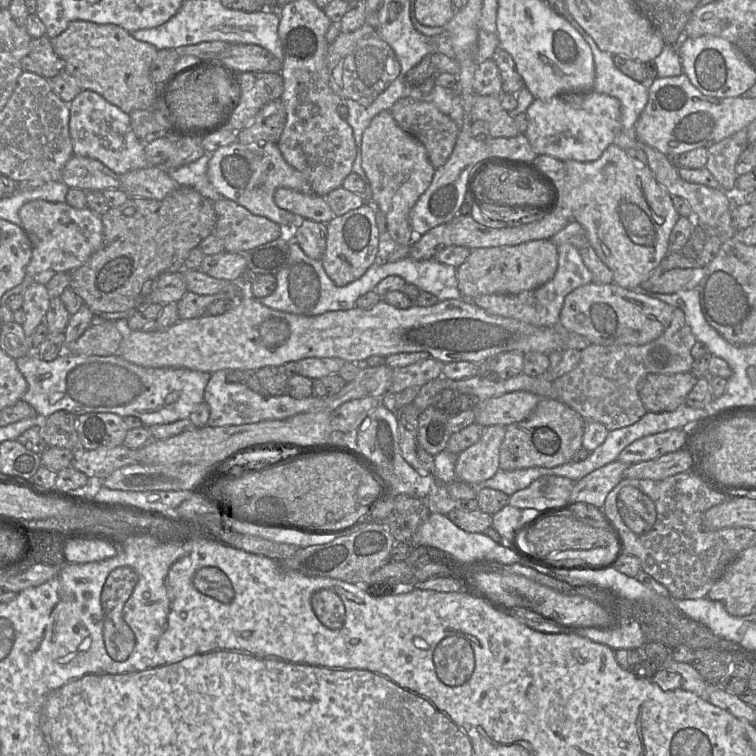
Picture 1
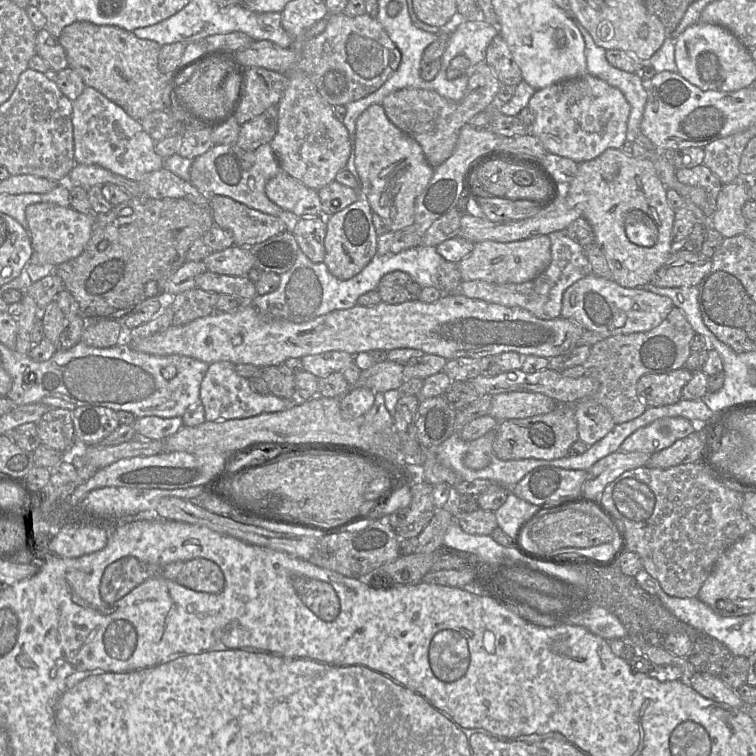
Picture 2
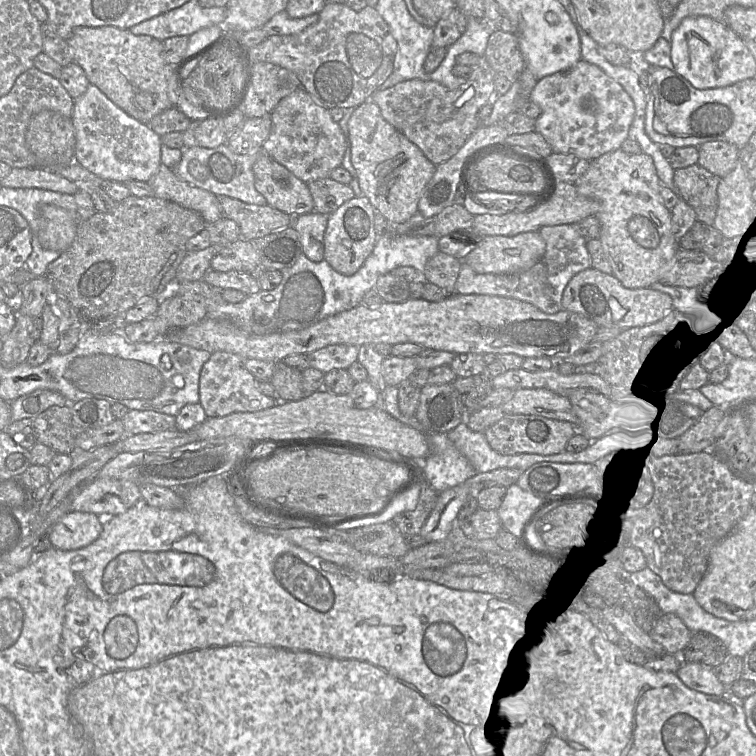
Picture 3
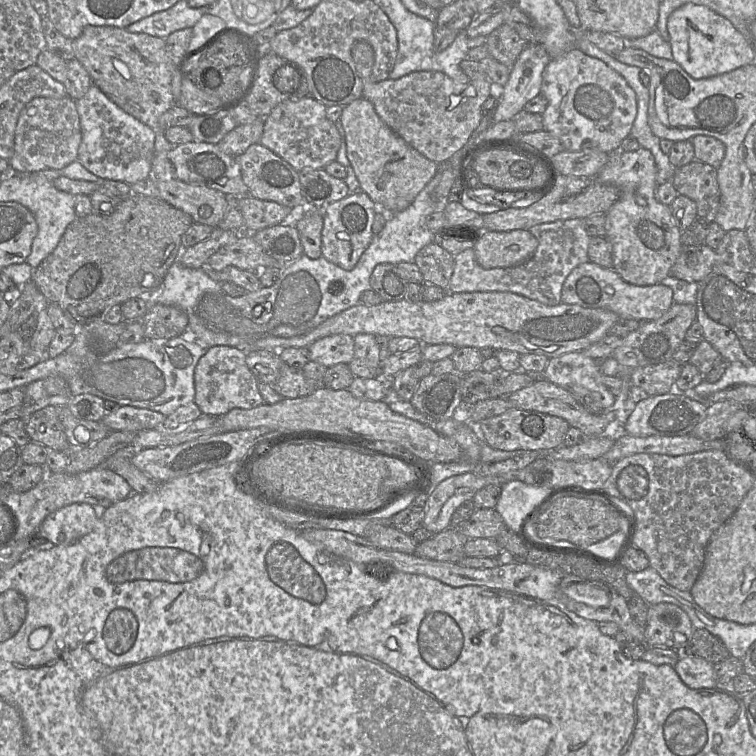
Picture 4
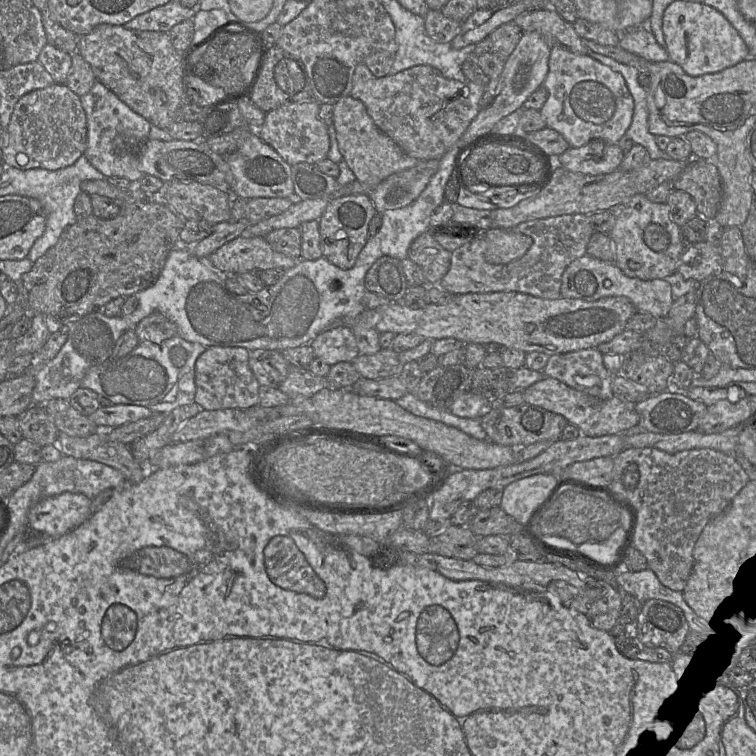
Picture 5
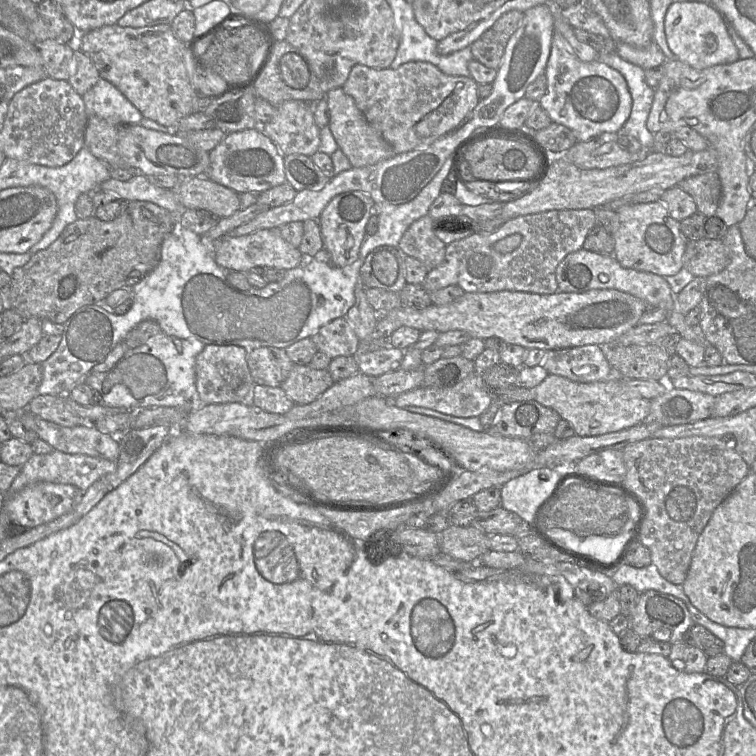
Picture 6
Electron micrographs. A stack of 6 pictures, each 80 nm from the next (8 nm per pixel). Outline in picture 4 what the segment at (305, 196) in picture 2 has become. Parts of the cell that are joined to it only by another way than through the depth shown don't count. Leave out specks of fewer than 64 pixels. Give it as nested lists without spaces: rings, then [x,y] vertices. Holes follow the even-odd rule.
[[[260,142],[252,144],[247,150],[235,157],[240,165],[243,182],[248,187],[250,197],[269,200],[293,209],[294,219],[304,217],[307,211],[322,211],[311,209],[305,205],[299,181],[299,173],[283,158],[263,146]]]

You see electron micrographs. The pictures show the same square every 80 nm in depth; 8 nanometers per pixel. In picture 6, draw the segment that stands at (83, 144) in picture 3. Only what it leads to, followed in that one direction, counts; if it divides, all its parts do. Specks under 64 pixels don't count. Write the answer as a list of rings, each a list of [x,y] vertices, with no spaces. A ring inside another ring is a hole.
[[[99,79],[83,96],[89,116],[113,125],[140,124],[141,112],[110,82]]]

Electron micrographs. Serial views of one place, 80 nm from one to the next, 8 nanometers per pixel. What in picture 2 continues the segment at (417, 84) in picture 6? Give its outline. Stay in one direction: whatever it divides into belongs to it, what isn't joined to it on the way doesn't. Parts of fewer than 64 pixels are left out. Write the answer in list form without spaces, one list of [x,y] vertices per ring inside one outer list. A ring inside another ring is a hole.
[[[485,62],[474,65],[469,71],[468,85],[463,99],[450,101],[428,89],[404,88],[392,92],[382,102],[387,117],[401,131],[411,136],[423,149],[434,168],[445,162],[453,153],[460,130],[472,118],[486,110],[496,98],[500,81]]]

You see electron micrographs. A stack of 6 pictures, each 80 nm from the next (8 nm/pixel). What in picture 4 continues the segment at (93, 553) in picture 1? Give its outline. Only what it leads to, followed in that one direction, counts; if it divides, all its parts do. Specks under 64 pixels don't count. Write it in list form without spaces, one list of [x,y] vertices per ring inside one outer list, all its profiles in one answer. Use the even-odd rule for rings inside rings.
[[[73,503],[49,514],[37,534],[53,545],[70,545],[93,531],[97,521],[94,506]]]

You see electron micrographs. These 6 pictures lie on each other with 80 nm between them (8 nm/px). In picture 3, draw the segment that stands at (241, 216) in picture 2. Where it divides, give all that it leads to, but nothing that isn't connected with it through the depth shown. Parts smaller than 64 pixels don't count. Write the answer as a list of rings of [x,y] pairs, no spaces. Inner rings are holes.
[[[217,196],[222,208],[223,217],[234,220],[240,229],[240,237],[252,241],[264,237],[272,232],[292,226],[293,217],[270,205],[256,205],[245,203],[228,196]]]

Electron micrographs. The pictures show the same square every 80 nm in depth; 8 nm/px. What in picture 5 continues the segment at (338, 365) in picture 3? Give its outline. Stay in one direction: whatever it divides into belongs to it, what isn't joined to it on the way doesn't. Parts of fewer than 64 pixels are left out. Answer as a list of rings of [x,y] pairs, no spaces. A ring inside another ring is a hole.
[[[336,323],[326,328],[311,341],[310,345],[314,357],[329,366],[338,362],[353,362],[359,355],[355,336],[347,323]]]

